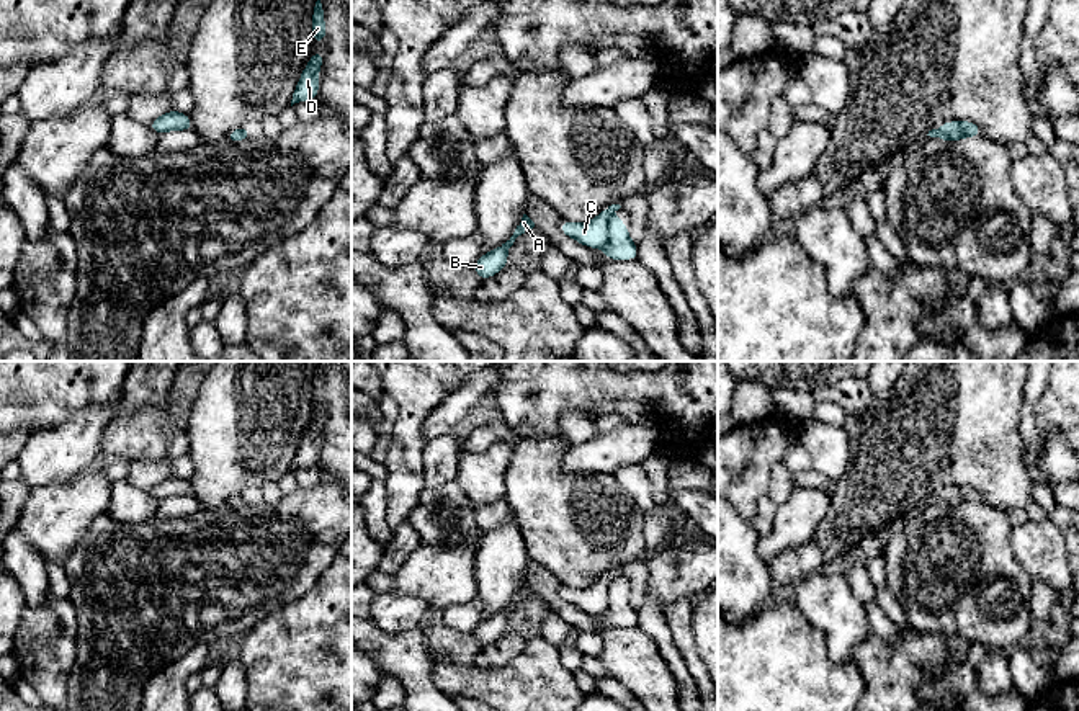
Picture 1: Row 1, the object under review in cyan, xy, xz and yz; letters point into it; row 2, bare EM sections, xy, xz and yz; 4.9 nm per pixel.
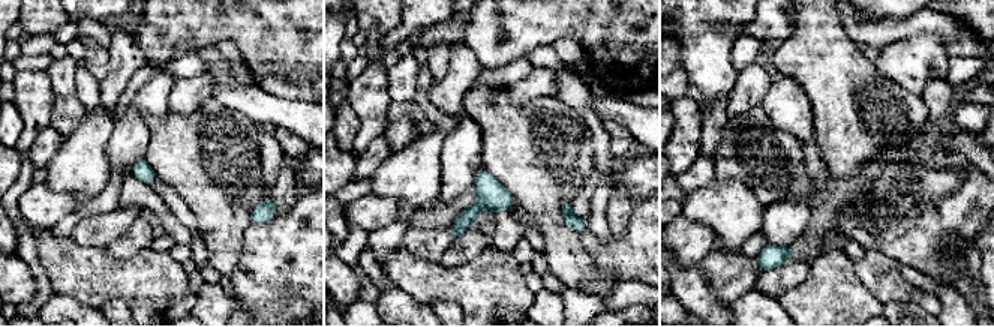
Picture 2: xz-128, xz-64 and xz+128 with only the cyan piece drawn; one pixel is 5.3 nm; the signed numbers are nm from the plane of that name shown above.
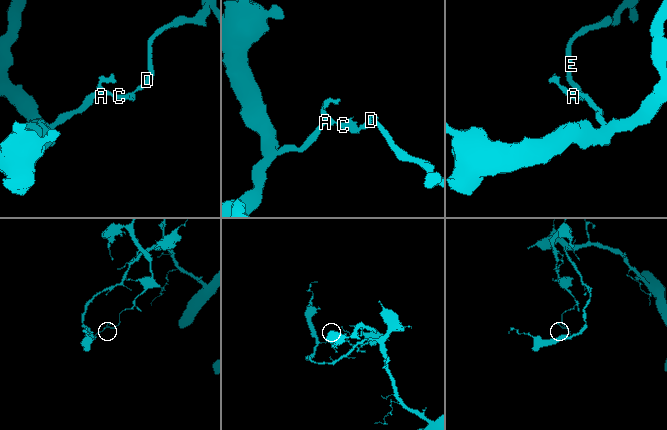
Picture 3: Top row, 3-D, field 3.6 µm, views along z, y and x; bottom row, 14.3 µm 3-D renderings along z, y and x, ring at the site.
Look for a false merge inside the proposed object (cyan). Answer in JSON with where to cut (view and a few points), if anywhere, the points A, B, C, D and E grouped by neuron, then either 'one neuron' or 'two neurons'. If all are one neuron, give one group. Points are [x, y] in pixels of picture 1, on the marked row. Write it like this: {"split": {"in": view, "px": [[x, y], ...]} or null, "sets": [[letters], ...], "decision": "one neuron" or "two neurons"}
{"split": {"in": "xz", "px": [[612, 214], [604, 245]]}, "sets": [["A", "B", "C"], ["D", "E"]], "decision": "two neurons"}

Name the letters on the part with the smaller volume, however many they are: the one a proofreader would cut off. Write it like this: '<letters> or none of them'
D, E

